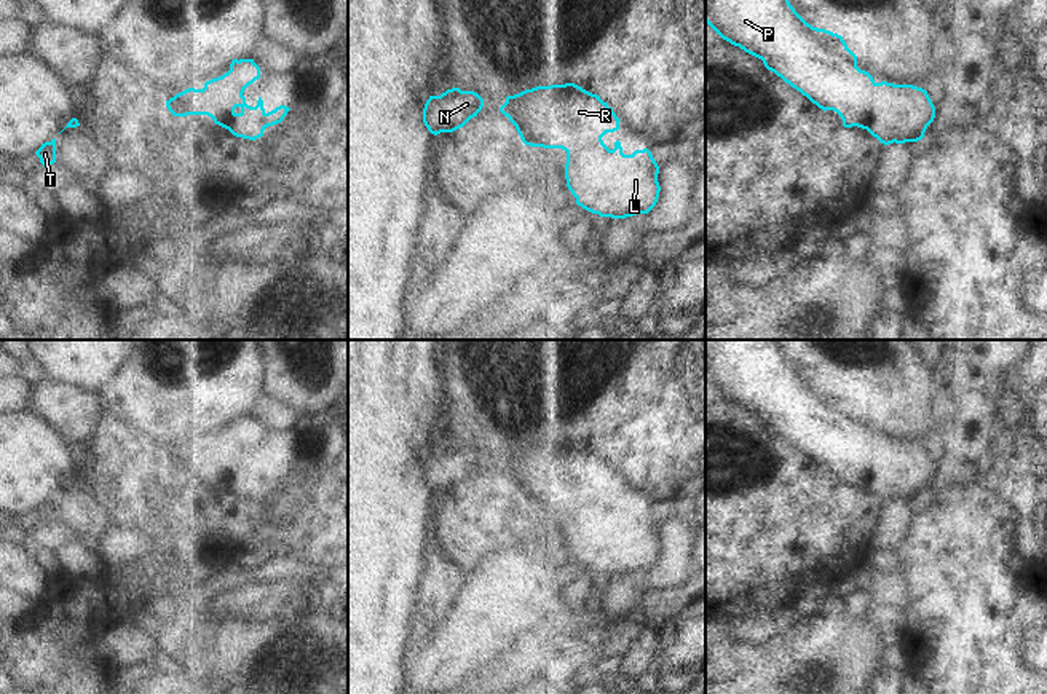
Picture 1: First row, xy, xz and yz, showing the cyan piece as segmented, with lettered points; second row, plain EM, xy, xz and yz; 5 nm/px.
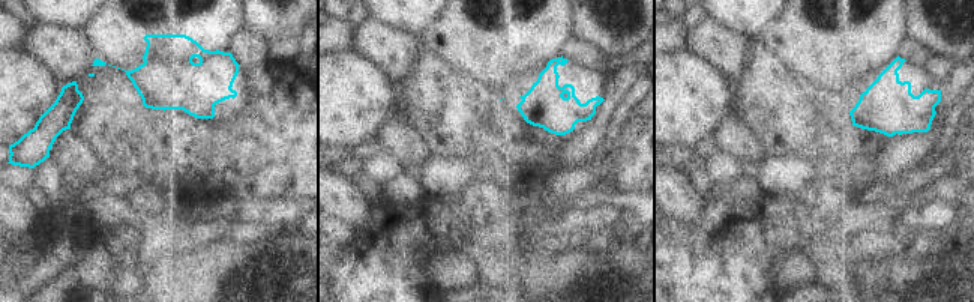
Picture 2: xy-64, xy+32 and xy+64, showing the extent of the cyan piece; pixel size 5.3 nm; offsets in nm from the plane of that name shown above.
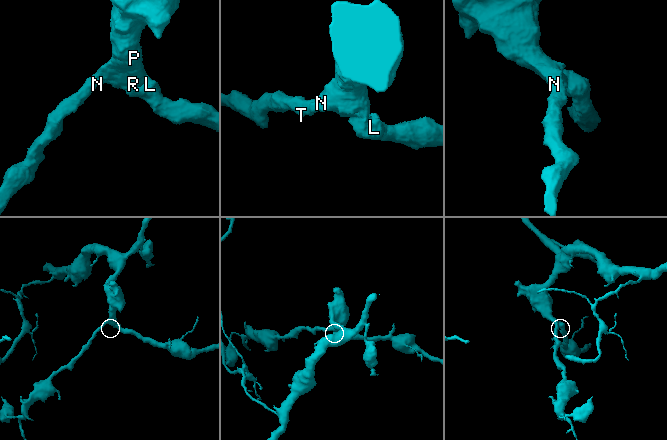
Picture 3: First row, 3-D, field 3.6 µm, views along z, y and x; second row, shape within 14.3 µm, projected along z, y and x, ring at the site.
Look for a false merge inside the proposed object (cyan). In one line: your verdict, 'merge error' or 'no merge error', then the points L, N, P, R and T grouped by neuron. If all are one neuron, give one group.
no merge error; L N P R T

